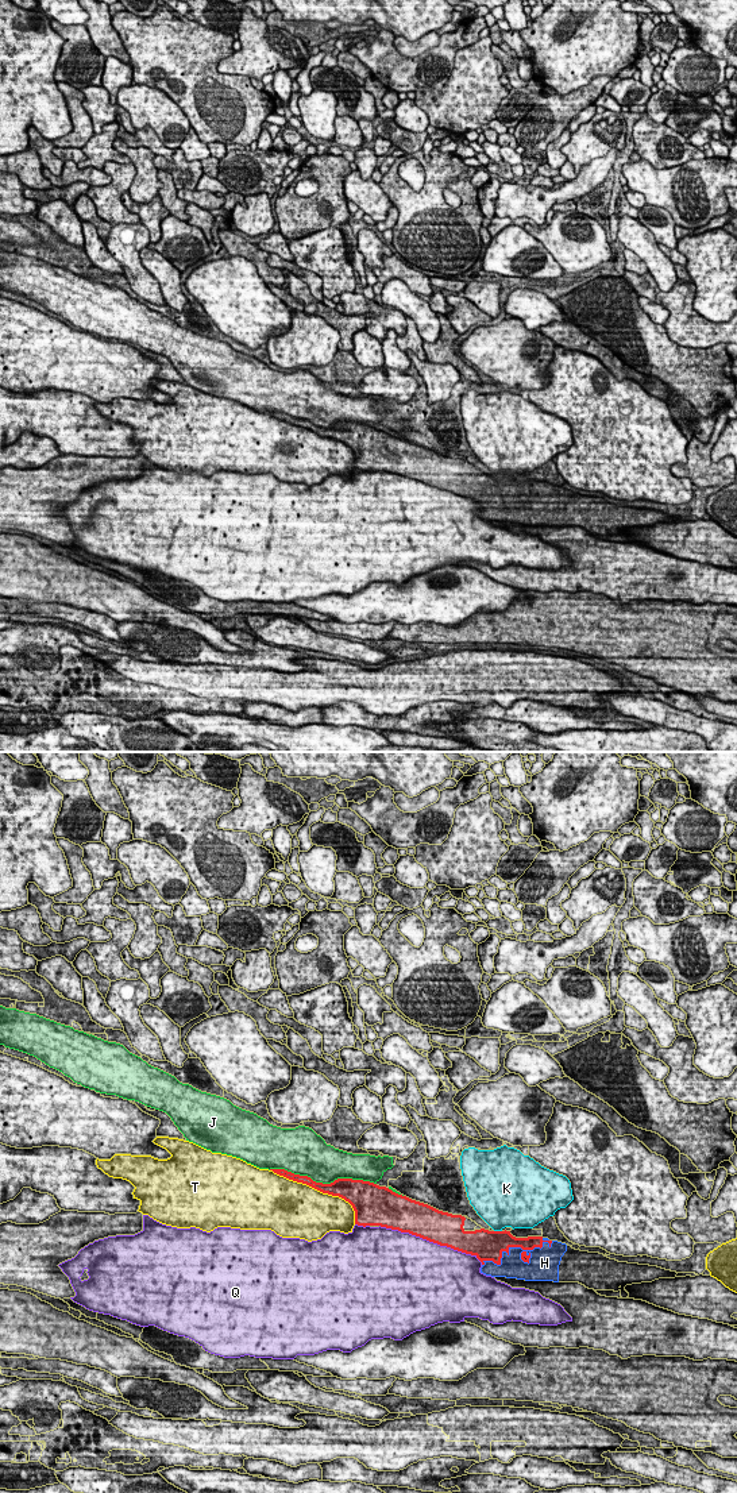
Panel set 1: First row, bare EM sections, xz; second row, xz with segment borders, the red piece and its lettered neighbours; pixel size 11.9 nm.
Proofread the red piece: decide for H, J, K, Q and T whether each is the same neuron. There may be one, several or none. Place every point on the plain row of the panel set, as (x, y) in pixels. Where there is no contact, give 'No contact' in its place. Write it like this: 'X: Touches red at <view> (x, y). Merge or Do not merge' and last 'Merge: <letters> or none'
H: Touches red at xz (514, 490). Merge
J: Touches red at xz (321, 427). Do not merge
K: Touches red at xz (498, 475). Do not merge
Q: Touches red at xz (431, 485). Do not merge
T: Touches red at xz (320, 435). Do not merge
Merge: H

